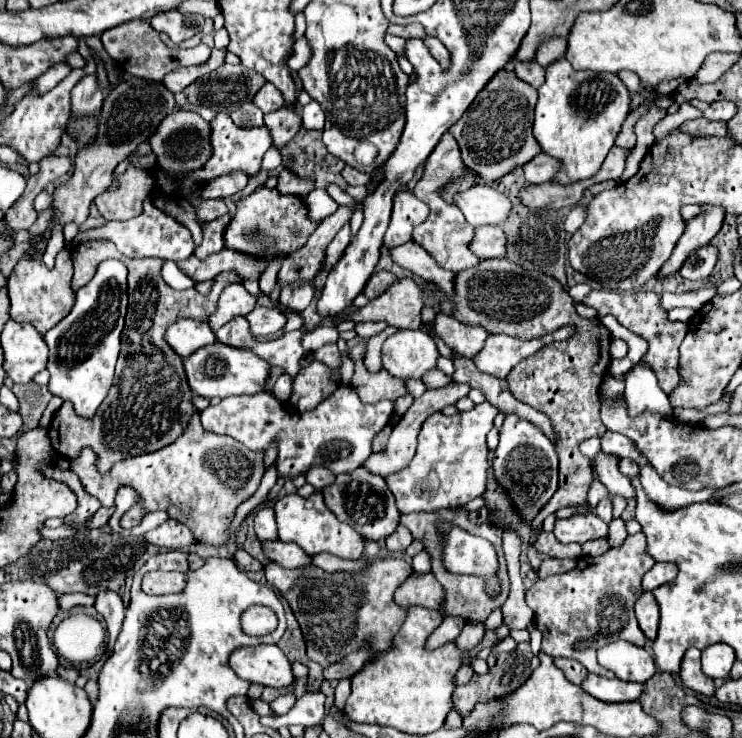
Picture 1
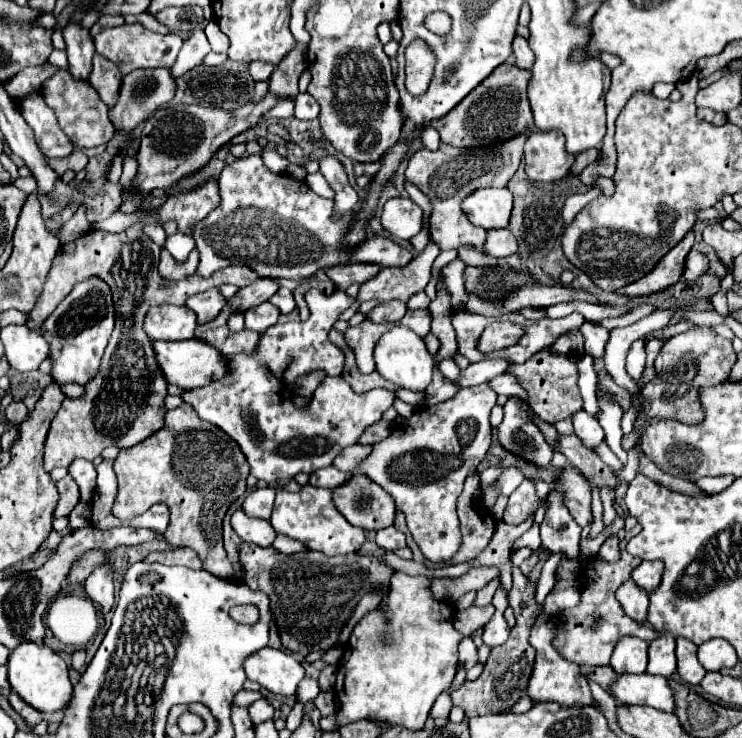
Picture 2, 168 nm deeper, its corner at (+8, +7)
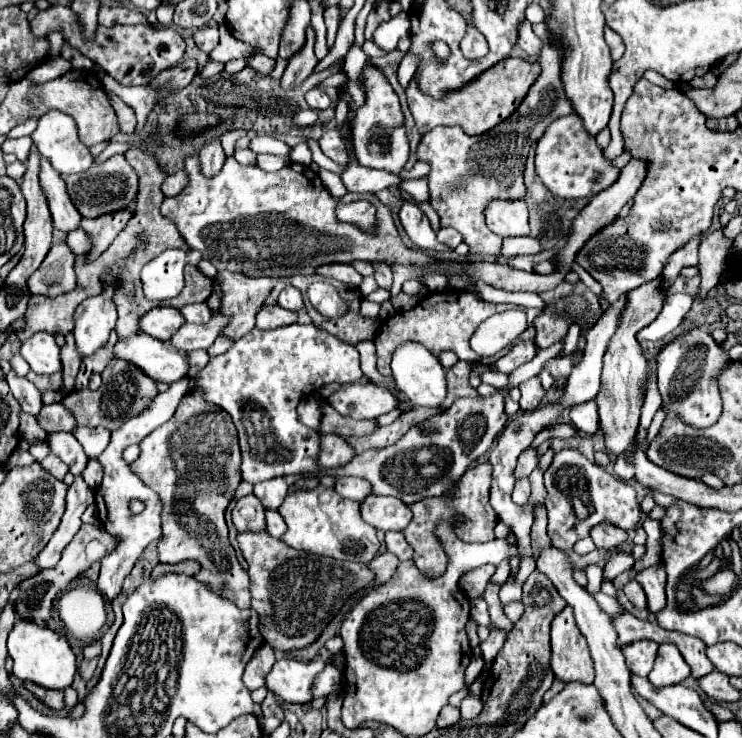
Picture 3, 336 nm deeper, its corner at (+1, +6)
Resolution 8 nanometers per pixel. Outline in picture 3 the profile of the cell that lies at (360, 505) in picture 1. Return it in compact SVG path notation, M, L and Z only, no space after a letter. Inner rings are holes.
M370 494L368 498L364 498L360 508L362 508L362 518L370 526L384 530L384 532L404 530L412 520L410 508L404 506L404 502L400 502L398 498L392 498L392 496Z

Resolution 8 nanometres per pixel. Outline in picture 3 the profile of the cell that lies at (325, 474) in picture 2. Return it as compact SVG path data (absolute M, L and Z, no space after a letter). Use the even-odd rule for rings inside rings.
M336 478L336 492L348 500L362 502L372 494L372 484L364 482L364 478Z

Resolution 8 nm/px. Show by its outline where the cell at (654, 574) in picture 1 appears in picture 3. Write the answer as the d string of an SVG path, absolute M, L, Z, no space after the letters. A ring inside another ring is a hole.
M656 564L656 566L650 566L646 570L640 570L636 574L636 580L640 582L640 586L646 592L648 612L650 614L658 614L666 606L666 594L664 594L666 572L664 572L664 566Z

